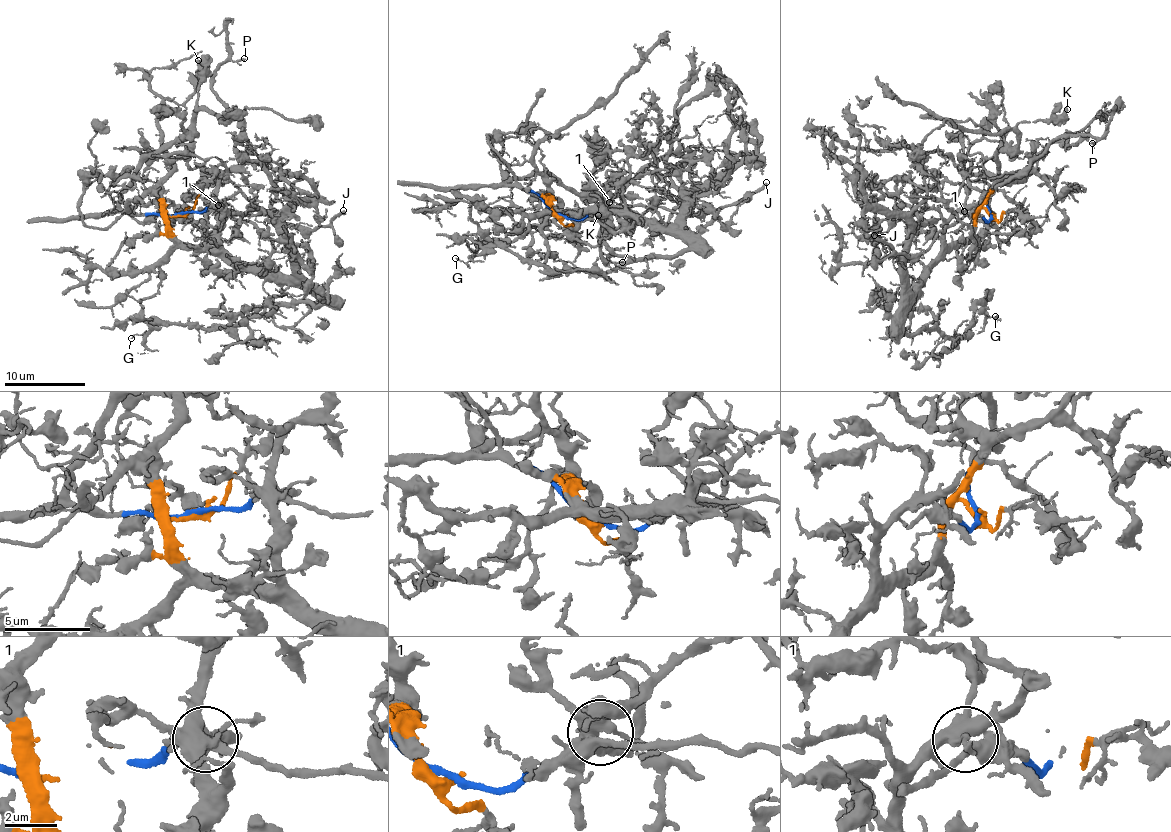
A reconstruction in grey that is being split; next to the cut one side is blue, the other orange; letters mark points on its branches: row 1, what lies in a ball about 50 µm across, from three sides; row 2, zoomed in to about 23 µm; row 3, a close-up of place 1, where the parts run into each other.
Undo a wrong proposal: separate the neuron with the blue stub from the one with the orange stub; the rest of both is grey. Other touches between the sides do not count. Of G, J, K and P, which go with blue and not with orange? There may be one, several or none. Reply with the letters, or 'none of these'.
J, K

